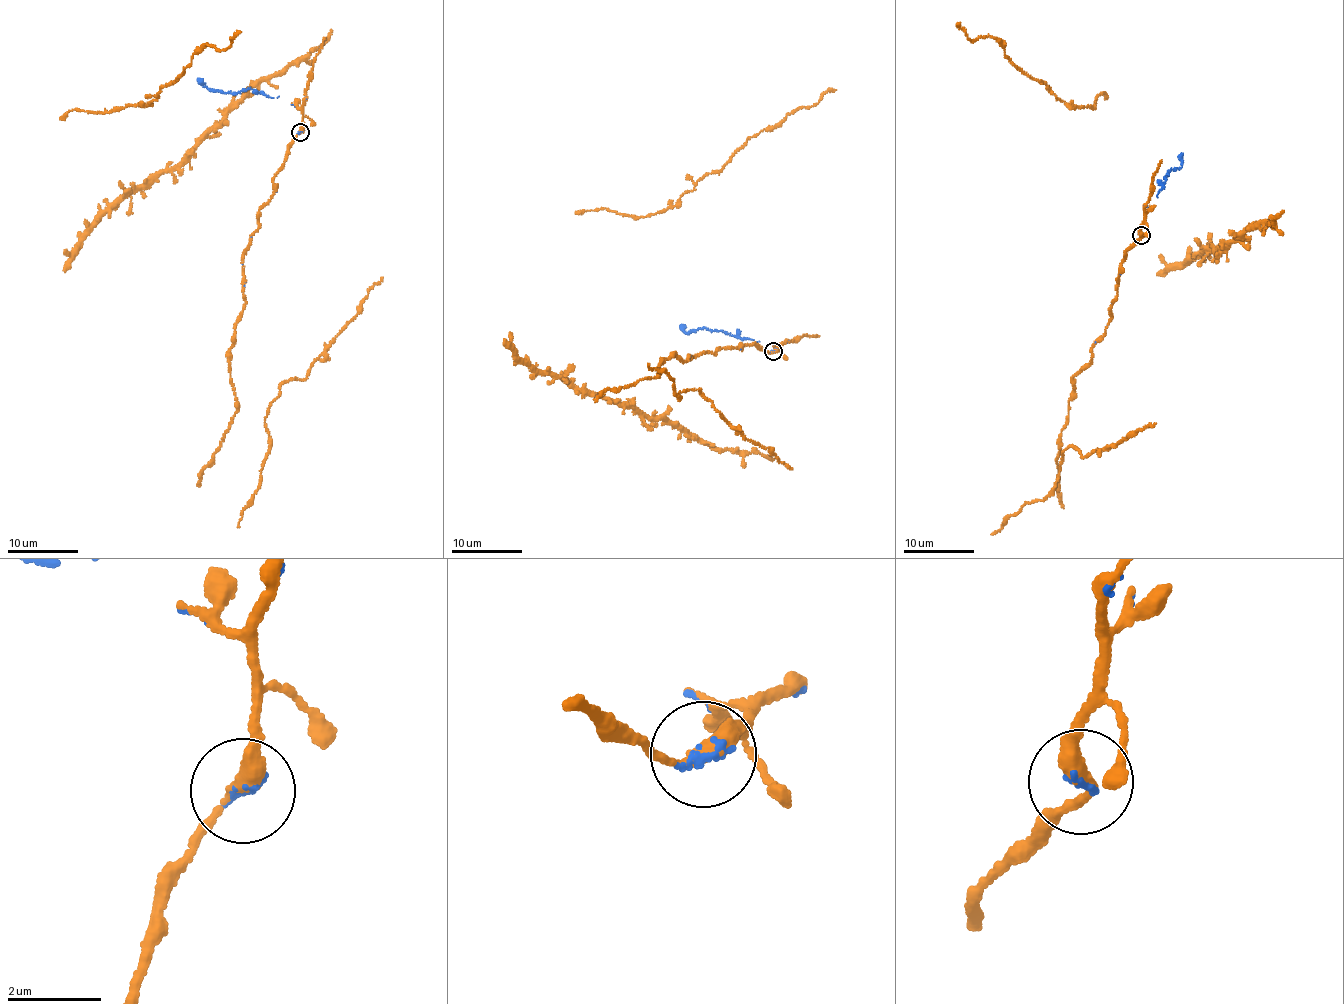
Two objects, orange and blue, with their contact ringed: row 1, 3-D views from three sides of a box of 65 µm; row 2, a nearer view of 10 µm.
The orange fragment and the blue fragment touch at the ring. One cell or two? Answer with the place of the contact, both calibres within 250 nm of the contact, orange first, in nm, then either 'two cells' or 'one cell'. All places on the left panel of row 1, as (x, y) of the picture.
(300, 132) | 320/130 nm | one cell

